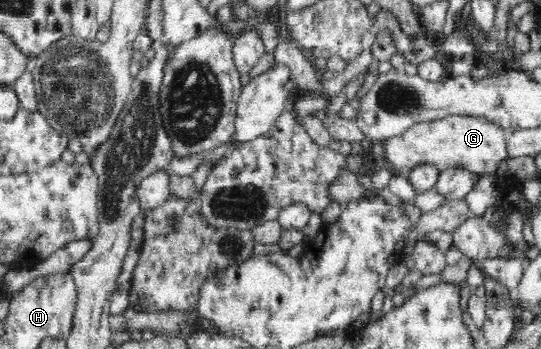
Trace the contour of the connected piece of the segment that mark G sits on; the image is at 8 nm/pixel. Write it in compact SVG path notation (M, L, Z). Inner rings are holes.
M449 115L433 122L411 126L401 136L385 140L385 158L394 173L409 172L420 164L432 164L439 170L461 168L473 175L493 174L504 160L509 159L509 132L501 123L485 117Z

